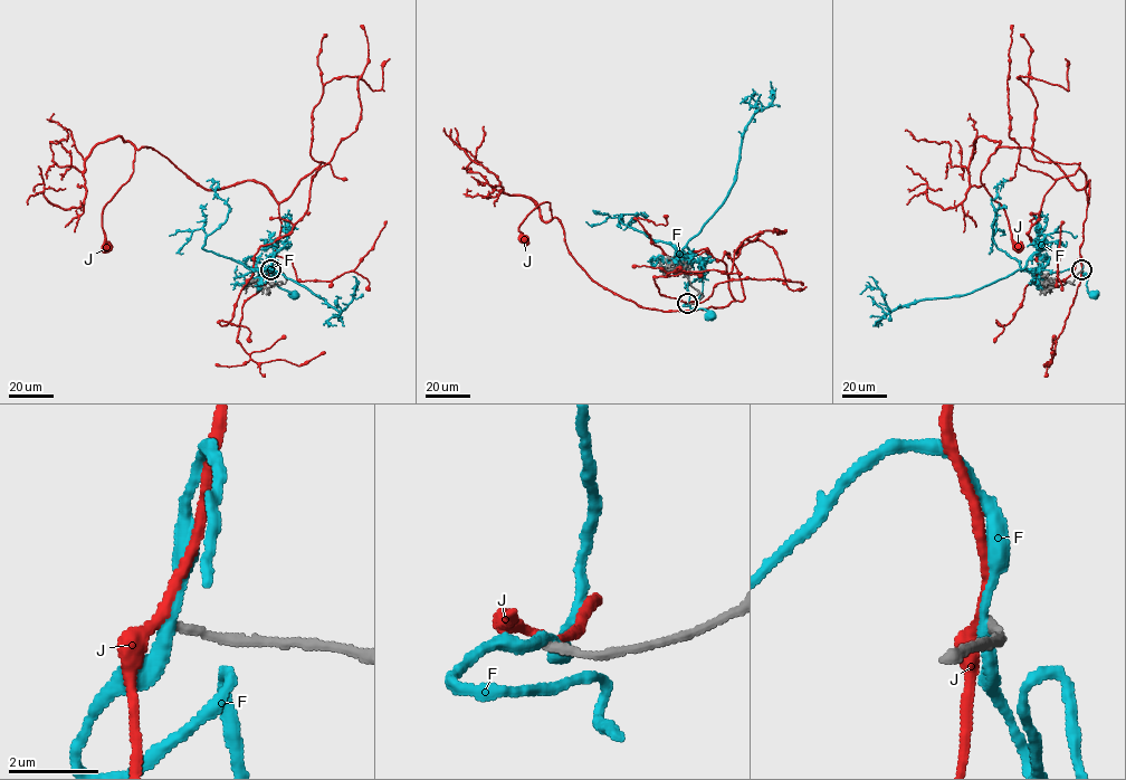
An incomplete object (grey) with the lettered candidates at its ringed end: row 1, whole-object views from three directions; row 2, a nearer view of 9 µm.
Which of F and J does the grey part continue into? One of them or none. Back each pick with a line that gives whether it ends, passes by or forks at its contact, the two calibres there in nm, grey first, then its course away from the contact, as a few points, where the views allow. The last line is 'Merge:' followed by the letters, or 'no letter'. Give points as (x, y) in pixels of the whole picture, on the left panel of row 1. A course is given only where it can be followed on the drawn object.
Merge: no letter

